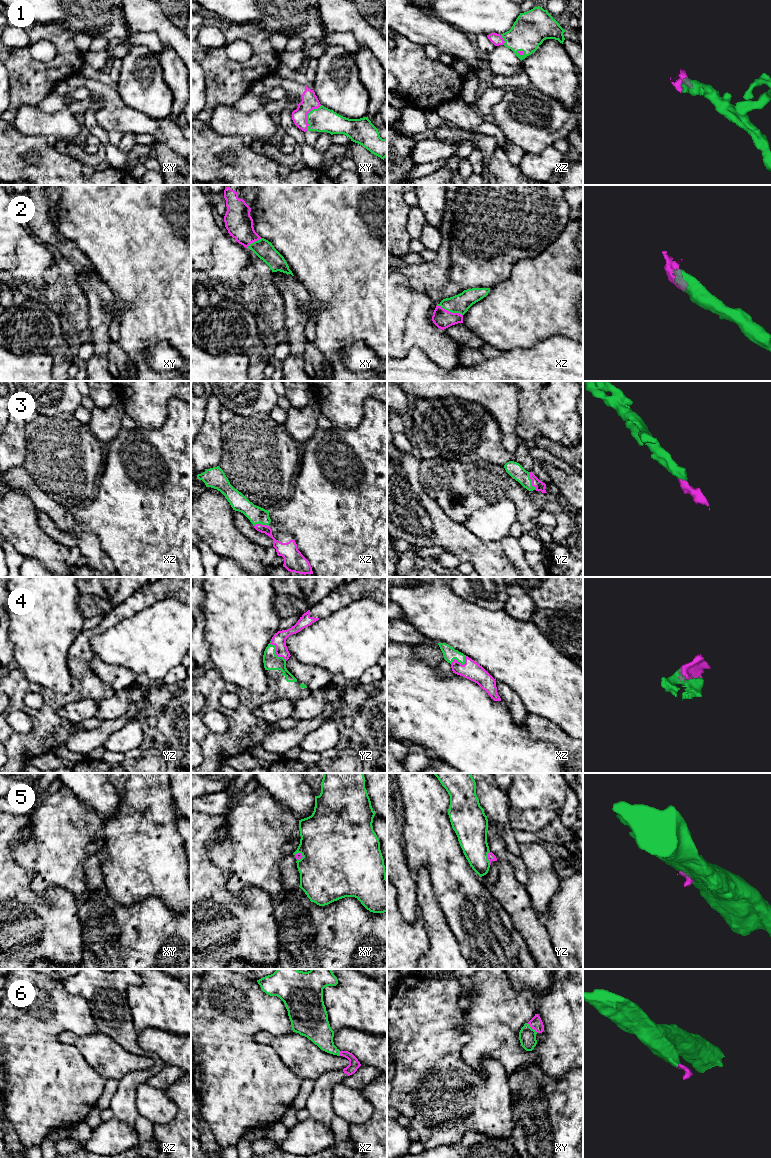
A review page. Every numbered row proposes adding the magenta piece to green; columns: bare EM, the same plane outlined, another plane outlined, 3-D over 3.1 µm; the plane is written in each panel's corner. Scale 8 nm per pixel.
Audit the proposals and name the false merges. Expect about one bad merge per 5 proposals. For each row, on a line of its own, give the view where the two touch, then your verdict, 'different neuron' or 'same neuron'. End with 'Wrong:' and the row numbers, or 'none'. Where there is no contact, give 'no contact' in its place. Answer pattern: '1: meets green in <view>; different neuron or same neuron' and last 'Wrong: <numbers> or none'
1: meets green in xy; same neuron
2: meets green in xz; same neuron
3: meets green in yz; same neuron
4: meets green in yz; same neuron
5: meets green in yz; different neuron
6: meets green in xy; same neuron
Wrong: 5

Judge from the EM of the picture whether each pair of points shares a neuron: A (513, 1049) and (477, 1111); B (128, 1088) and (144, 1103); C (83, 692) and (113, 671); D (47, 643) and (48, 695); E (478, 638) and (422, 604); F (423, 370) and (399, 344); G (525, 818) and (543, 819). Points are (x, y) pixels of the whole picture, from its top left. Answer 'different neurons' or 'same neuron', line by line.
A: different neurons
B: different neurons
C: different neurons
D: different neurons
E: same neuron
F: different neurons
G: same neuron

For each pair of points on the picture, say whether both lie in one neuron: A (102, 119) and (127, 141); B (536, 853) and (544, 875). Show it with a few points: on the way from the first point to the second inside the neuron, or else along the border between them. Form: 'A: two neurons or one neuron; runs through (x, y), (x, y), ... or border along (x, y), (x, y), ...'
A: two neurons; border along (124, 131), (130, 131), (135, 135)
B: one neuron; runs through (536, 858), (541, 870)

